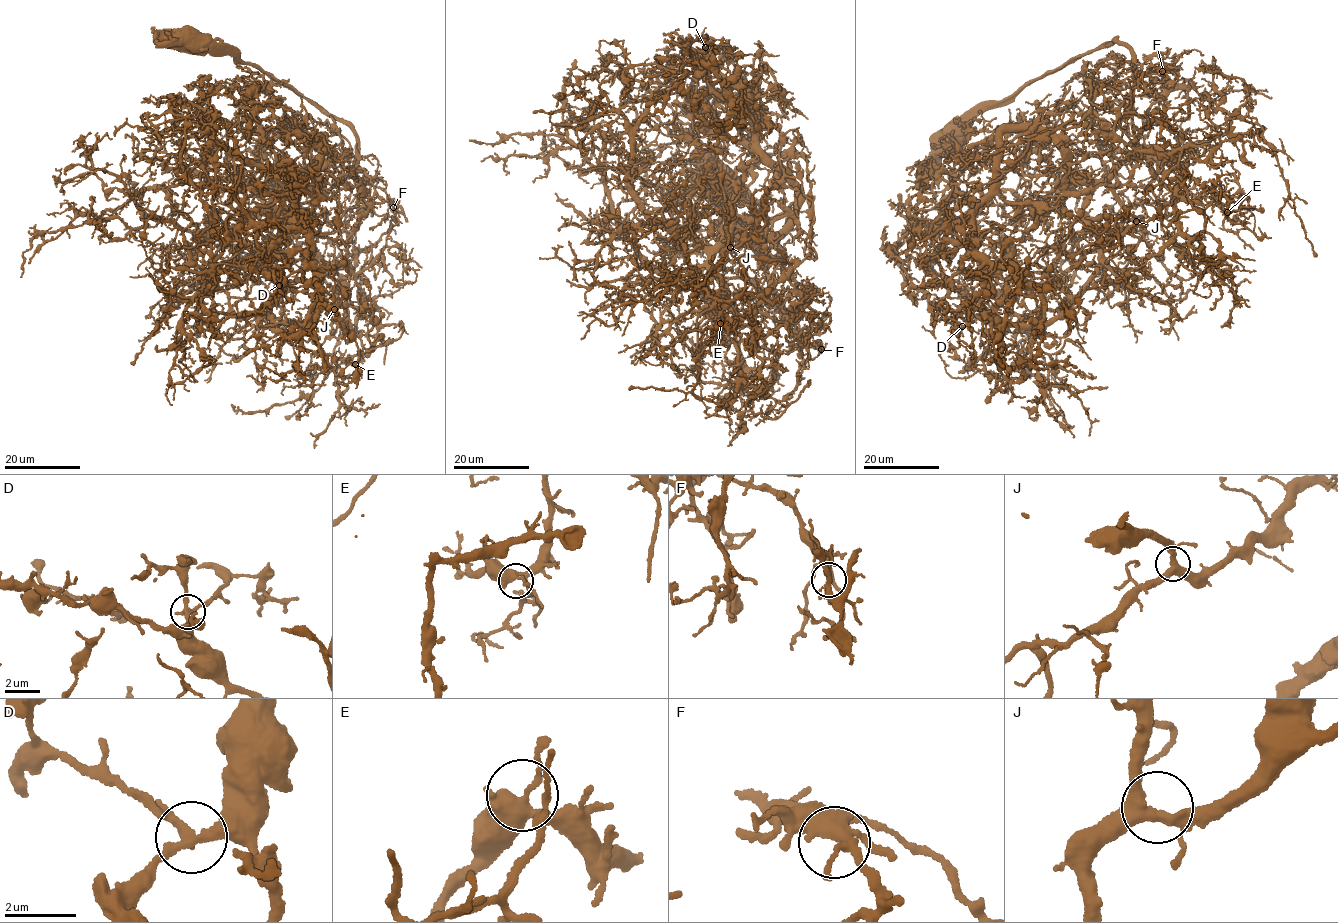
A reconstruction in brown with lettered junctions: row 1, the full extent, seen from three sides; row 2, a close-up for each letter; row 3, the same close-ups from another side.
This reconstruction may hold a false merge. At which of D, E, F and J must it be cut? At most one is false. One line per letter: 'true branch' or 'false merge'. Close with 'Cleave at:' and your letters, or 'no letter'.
D: true branch
E: true branch
F: true branch
J: true branch
Cleave at: no letter

